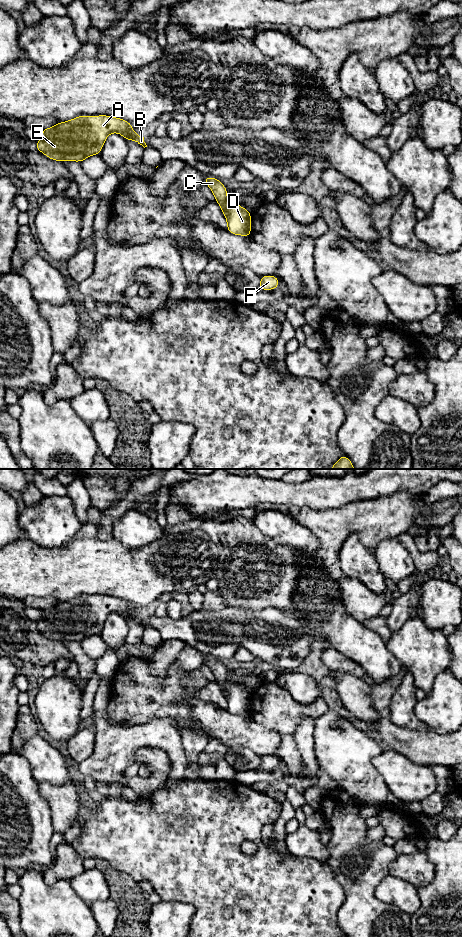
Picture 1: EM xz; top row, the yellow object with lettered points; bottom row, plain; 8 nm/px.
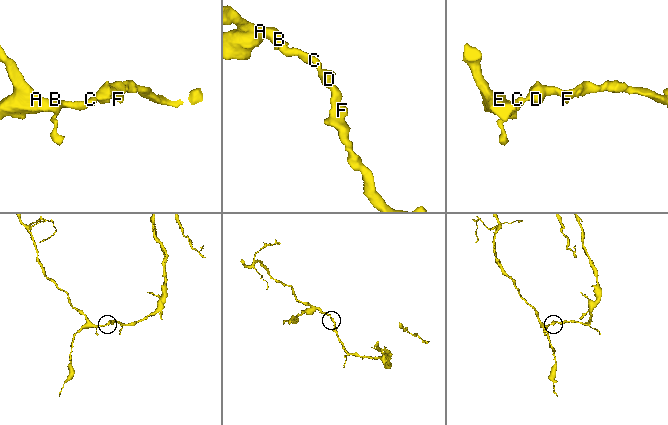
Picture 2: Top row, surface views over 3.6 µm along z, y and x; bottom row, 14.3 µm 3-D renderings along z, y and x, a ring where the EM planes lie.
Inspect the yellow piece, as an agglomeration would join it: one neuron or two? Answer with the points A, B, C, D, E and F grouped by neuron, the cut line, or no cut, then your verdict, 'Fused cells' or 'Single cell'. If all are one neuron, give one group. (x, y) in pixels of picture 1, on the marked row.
Groups: A B C D E F. No split. Single cell

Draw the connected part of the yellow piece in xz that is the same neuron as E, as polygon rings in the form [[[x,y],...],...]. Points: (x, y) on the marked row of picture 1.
[[[108,115],[77,116],[41,131],[43,138],[36,141],[35,149],[58,162],[66,160],[80,163],[92,155],[100,154],[111,133],[119,133],[127,141],[134,140],[147,147],[144,137],[132,130],[130,122]]]

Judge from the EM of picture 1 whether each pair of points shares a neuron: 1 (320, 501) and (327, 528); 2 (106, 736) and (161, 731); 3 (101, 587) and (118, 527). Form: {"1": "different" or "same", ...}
{"1": "different", "2": "same", "3": "different"}

